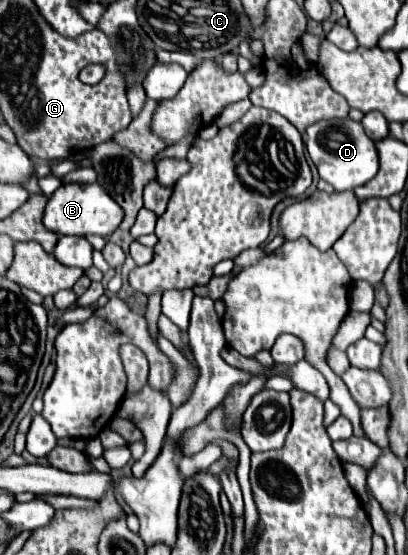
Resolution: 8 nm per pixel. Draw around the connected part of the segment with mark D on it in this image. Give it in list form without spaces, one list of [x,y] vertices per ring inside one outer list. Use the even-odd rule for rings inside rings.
[[[332,118],[320,120],[306,128],[306,148],[318,168],[322,180],[334,186],[334,190],[354,190],[356,186],[366,184],[378,172],[378,150],[376,144],[366,136],[360,122],[352,118]]]

